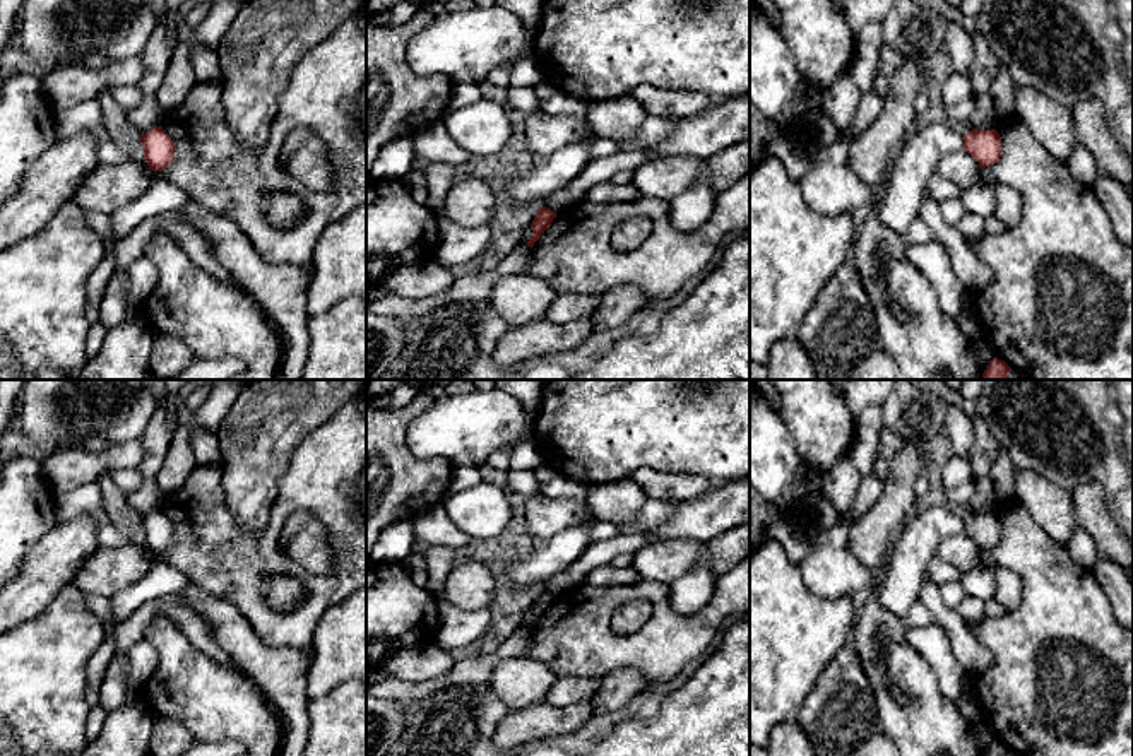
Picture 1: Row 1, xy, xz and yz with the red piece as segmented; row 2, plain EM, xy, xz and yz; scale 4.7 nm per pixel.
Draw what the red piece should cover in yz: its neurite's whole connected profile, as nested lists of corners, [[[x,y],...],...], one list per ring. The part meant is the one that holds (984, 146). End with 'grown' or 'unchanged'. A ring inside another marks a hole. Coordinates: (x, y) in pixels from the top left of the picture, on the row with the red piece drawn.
[[[972,128],[964,135],[964,151],[969,152],[982,169],[984,166],[991,168],[1000,161],[1001,156],[1001,137],[993,130],[977,130]]]; unchanged

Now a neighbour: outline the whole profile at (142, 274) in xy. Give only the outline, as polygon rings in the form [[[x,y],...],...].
[[[149,257],[137,258],[127,269],[125,292],[127,304],[142,303],[157,282],[157,267]]]

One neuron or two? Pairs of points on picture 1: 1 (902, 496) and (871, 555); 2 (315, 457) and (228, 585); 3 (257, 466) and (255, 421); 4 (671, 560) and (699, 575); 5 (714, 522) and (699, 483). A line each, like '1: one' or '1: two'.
1: one
2: one
3: one
4: two
5: two

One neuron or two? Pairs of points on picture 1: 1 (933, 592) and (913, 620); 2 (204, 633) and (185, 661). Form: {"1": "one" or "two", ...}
{"1": "two", "2": "two"}

